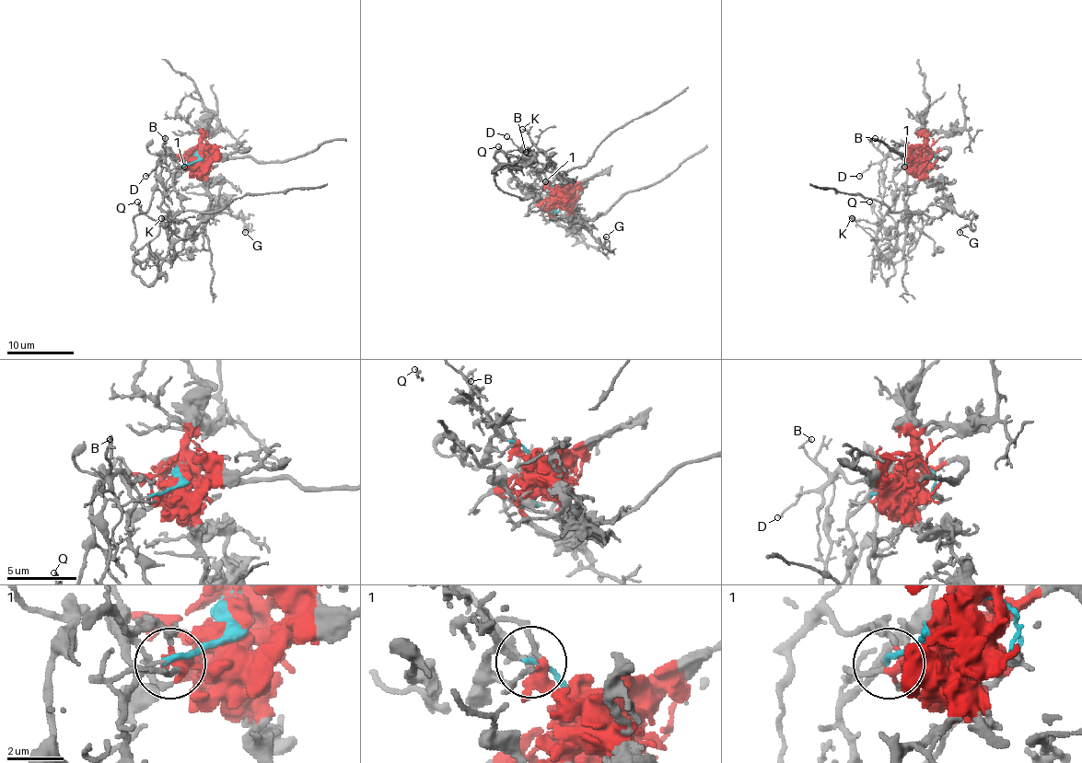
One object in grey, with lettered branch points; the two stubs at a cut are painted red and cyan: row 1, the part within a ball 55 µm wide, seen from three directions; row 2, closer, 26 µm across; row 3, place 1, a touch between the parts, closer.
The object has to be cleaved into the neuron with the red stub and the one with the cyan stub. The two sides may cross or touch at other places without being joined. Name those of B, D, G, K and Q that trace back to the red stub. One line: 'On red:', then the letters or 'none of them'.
On red: B, D, G

